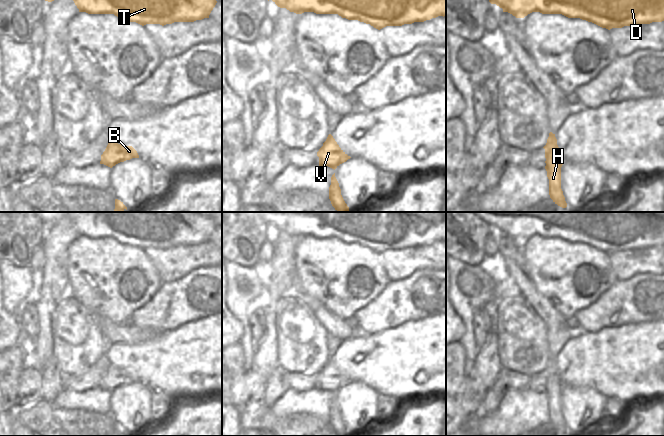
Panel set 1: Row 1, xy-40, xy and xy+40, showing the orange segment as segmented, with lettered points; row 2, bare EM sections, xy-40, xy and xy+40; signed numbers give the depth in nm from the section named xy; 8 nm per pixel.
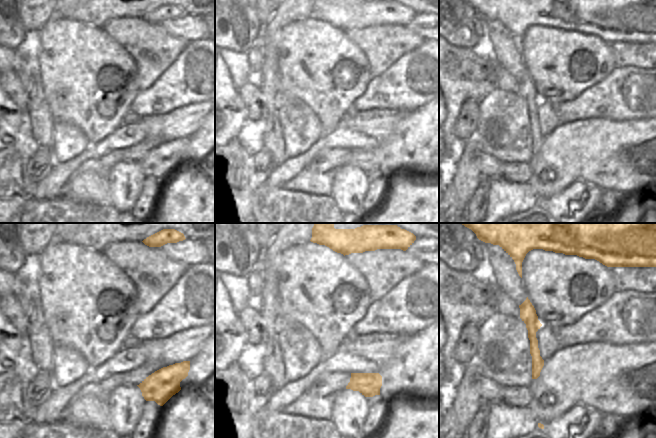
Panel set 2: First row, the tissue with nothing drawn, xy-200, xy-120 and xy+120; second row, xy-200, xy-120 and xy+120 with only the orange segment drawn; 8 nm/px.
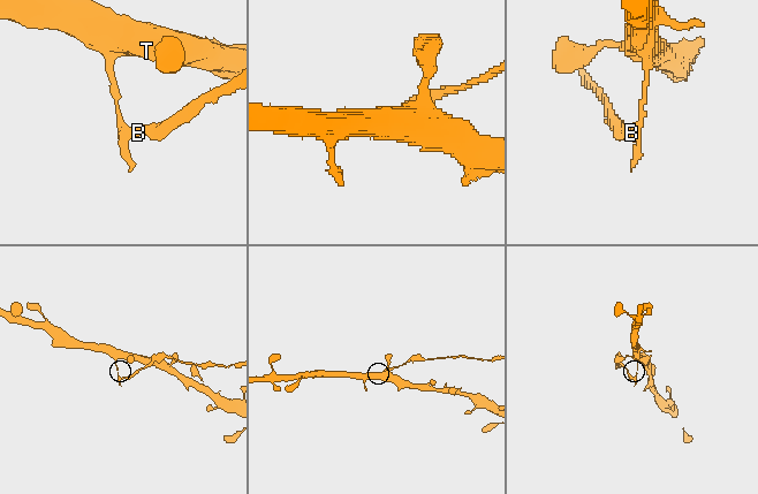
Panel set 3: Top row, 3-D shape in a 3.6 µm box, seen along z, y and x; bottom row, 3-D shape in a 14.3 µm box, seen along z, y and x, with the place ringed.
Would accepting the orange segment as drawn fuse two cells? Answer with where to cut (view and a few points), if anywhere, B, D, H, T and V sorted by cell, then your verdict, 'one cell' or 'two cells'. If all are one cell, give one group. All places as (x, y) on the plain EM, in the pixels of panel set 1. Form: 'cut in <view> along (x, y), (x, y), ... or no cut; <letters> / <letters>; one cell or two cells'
cut in xy+40 along (549, 380), (549, 386), (546, 390); B H V / D T; two cells

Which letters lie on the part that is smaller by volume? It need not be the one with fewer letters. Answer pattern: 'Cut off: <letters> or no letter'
Cut off: B, H, V

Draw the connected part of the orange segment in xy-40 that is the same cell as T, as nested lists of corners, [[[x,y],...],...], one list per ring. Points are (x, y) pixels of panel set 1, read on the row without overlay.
[[[35,212],[45,225],[52,226],[62,218],[71,219],[79,236],[114,238],[122,244],[146,248],[194,246],[209,242],[217,225],[213,220],[195,212]]]

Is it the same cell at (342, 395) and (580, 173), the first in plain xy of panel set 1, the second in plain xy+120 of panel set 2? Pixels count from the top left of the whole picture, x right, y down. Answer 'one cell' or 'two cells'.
two cells

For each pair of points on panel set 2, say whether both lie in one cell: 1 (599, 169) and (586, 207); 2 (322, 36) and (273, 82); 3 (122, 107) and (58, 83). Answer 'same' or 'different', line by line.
1: different
2: different
3: same

